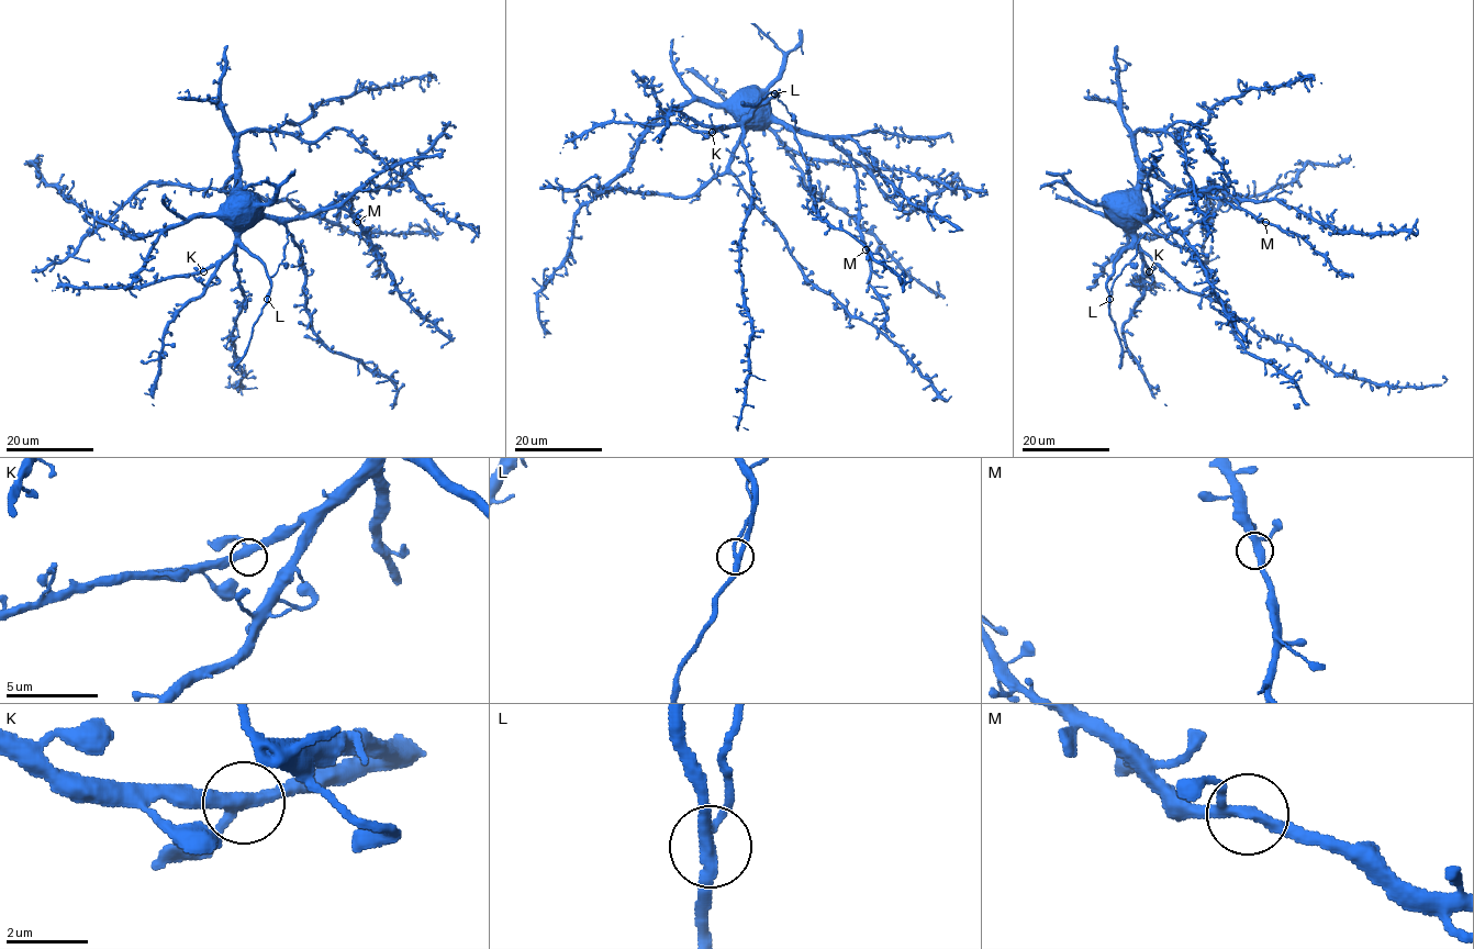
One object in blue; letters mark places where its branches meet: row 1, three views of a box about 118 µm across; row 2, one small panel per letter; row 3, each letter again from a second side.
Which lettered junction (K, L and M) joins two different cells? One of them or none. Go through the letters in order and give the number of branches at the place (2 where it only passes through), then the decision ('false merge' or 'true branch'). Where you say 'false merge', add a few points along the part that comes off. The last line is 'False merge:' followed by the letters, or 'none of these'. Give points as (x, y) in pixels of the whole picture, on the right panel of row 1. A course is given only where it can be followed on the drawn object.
K: 3 branches meet; true branch
L: 3 branches meet; false merge; foreign part runs (1109, 299), (1114, 279), (1135, 256), (1136, 244), (1146, 232)
M: 3 branches meet; true branch
False merge: L

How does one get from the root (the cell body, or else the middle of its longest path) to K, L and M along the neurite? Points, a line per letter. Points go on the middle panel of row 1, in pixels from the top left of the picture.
K: (748, 108), (739, 122), (712, 132)
L: (748, 108), (748, 115), (774, 92)
M: (748, 108), (793, 126), (827, 135), (848, 156), (857, 178), (859, 232), (866, 249)

